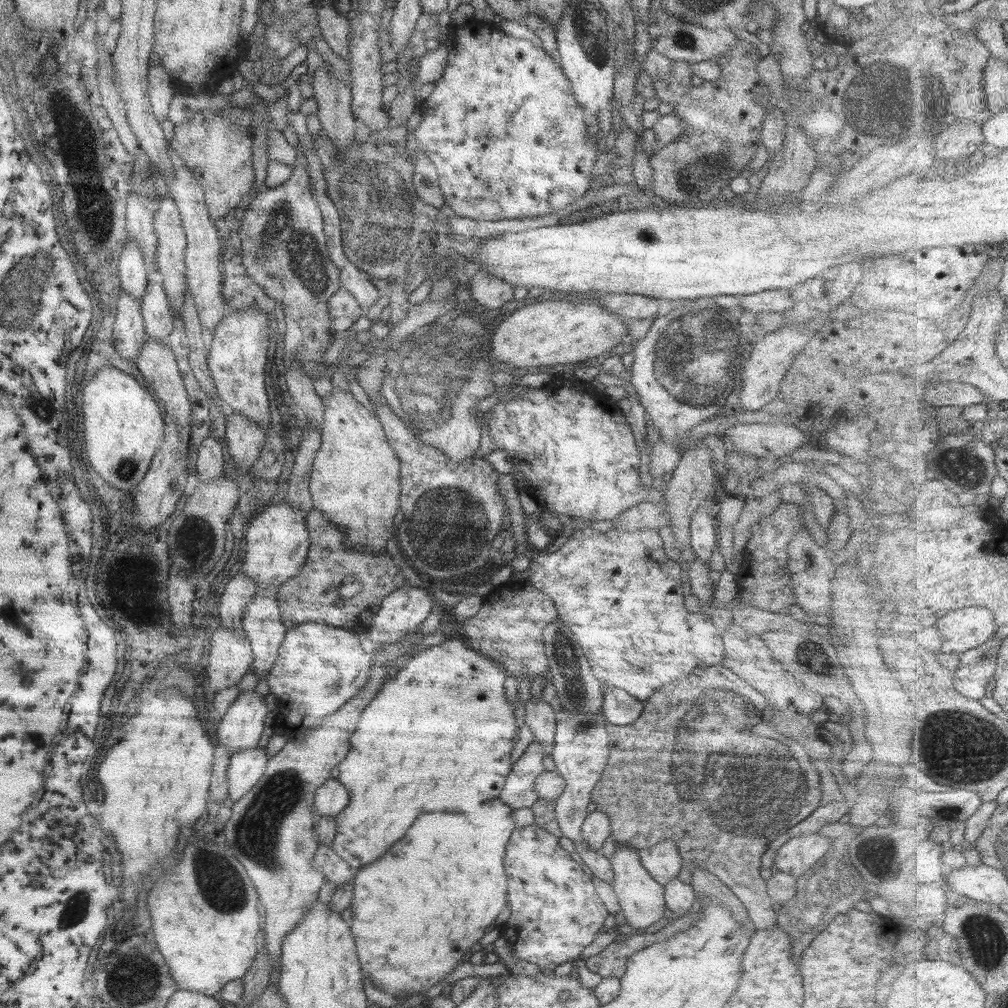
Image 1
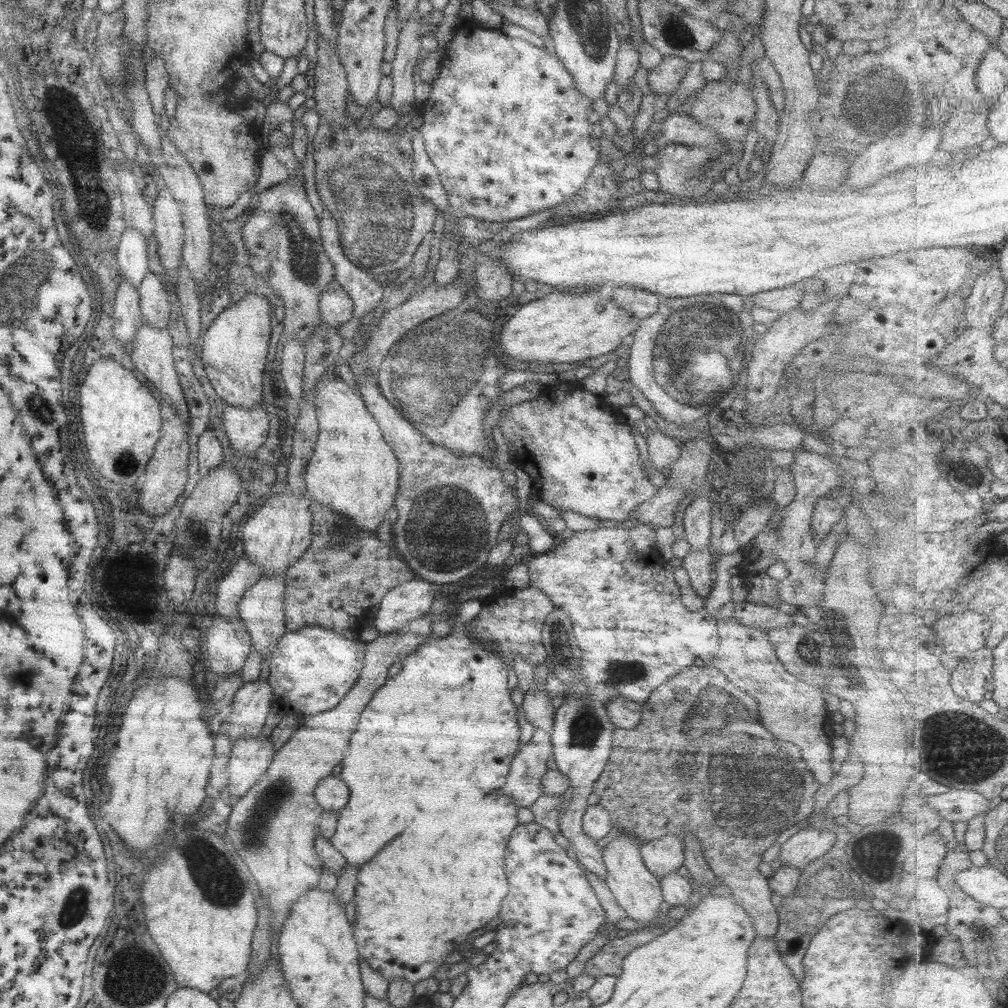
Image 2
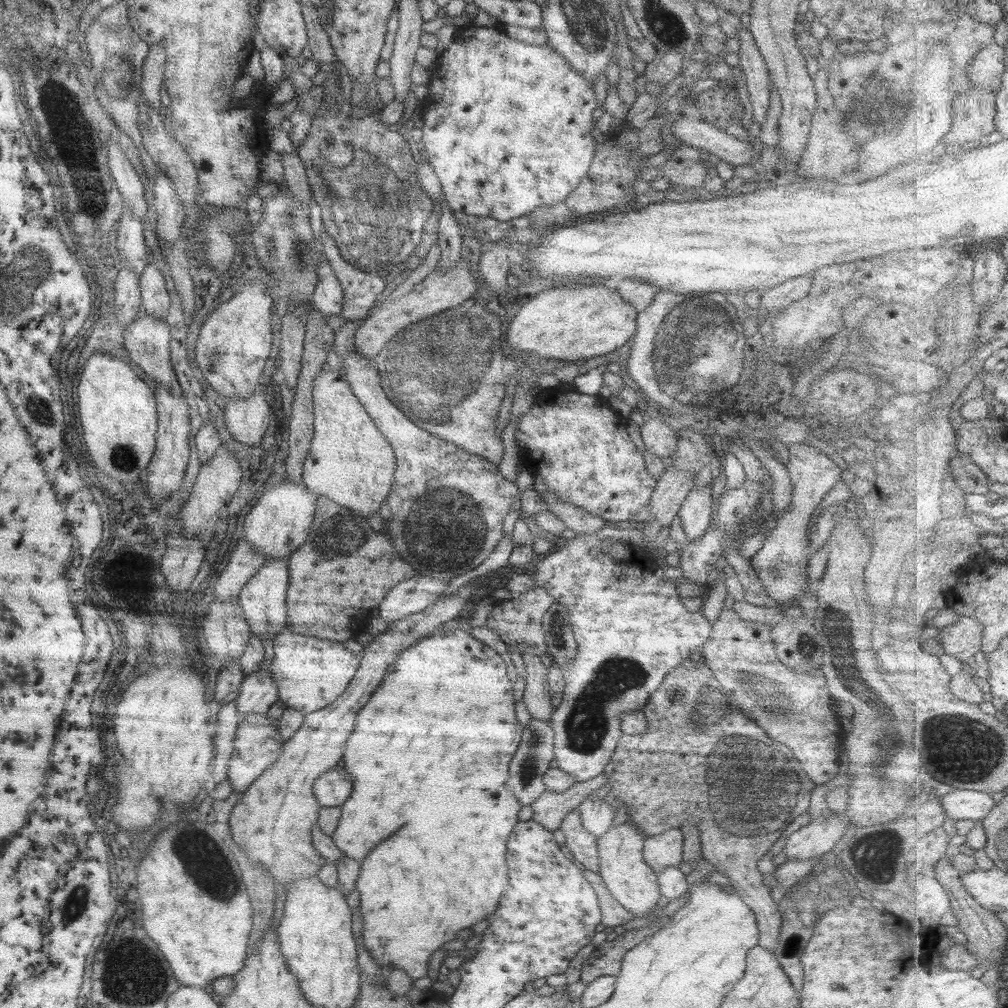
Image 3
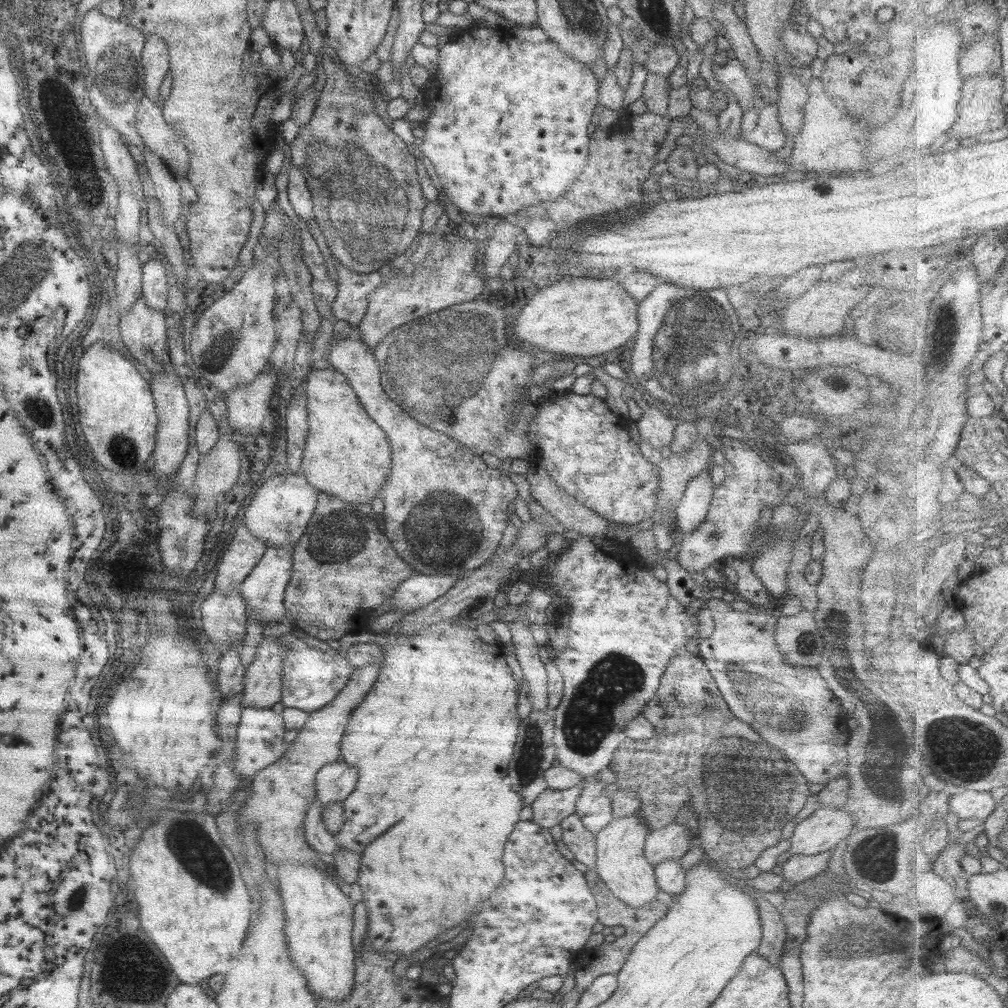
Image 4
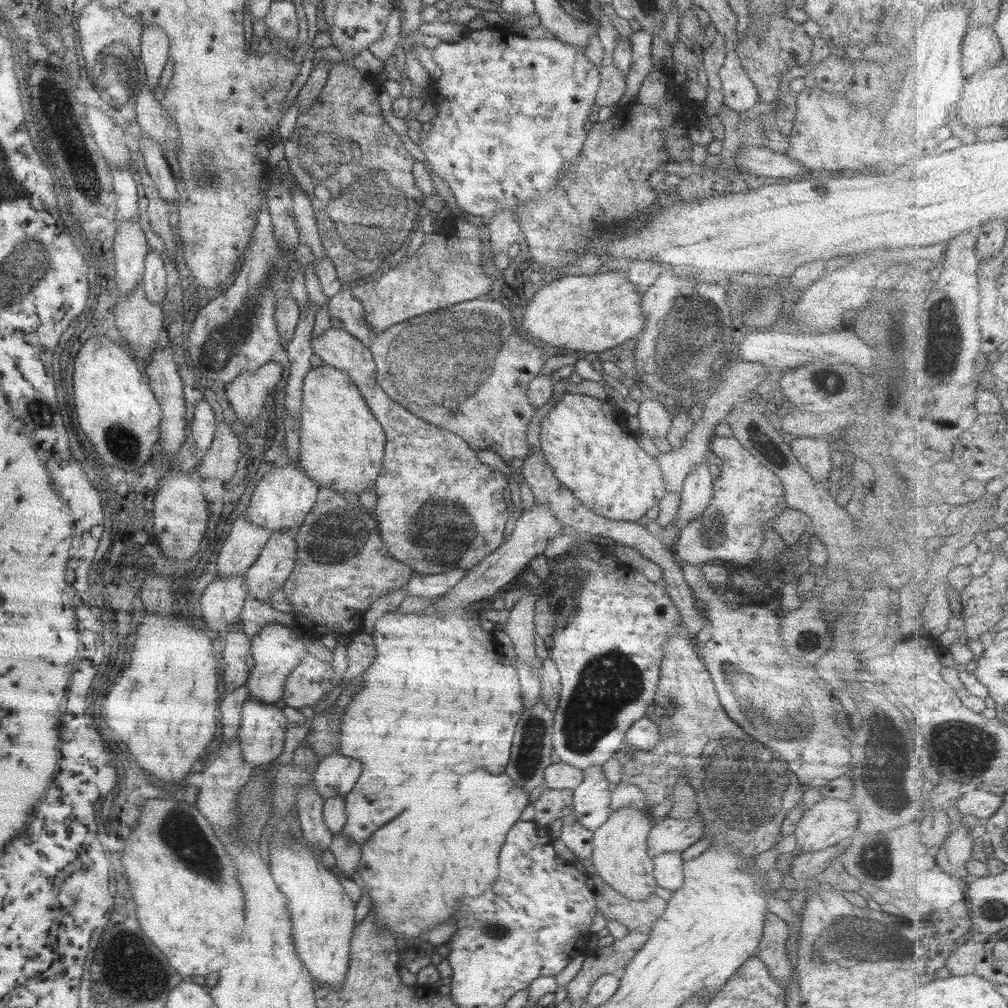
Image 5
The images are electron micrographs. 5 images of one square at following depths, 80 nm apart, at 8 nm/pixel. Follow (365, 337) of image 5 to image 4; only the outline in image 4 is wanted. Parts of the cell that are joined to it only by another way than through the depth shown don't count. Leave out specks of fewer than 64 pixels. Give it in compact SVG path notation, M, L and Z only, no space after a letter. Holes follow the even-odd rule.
M335 259L332 260L337 285L335 299L331 301L329 310L337 323L352 328L354 336L356 327L365 315L367 296L379 287L384 278L384 271L373 270L371 274L357 274L350 271Z

